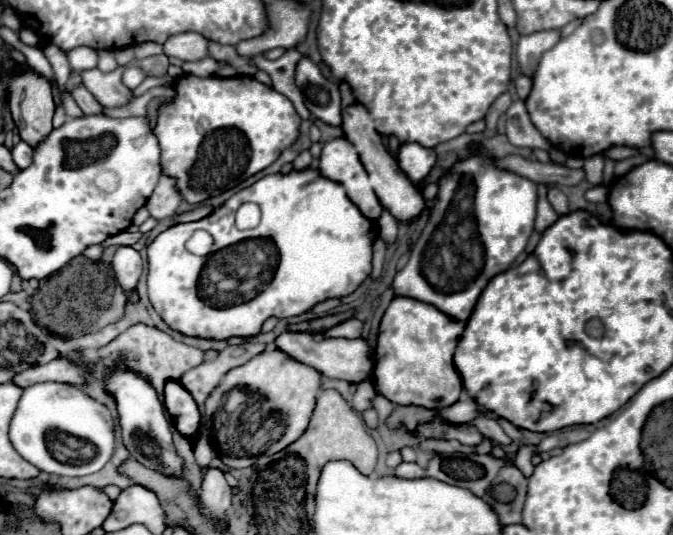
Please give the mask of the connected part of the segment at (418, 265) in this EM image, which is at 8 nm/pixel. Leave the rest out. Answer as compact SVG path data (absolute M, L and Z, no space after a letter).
M483 148L475 154L469 154L463 160L457 160L449 168L449 172L439 178L437 186L439 192L431 202L427 226L423 228L409 256L407 266L395 276L393 290L395 296L409 296L427 302L439 308L441 312L445 312L447 316L467 322L487 282L495 274L505 272L513 264L513 260L525 250L535 222L537 186L535 182L515 172L507 172L505 168L499 168Z

